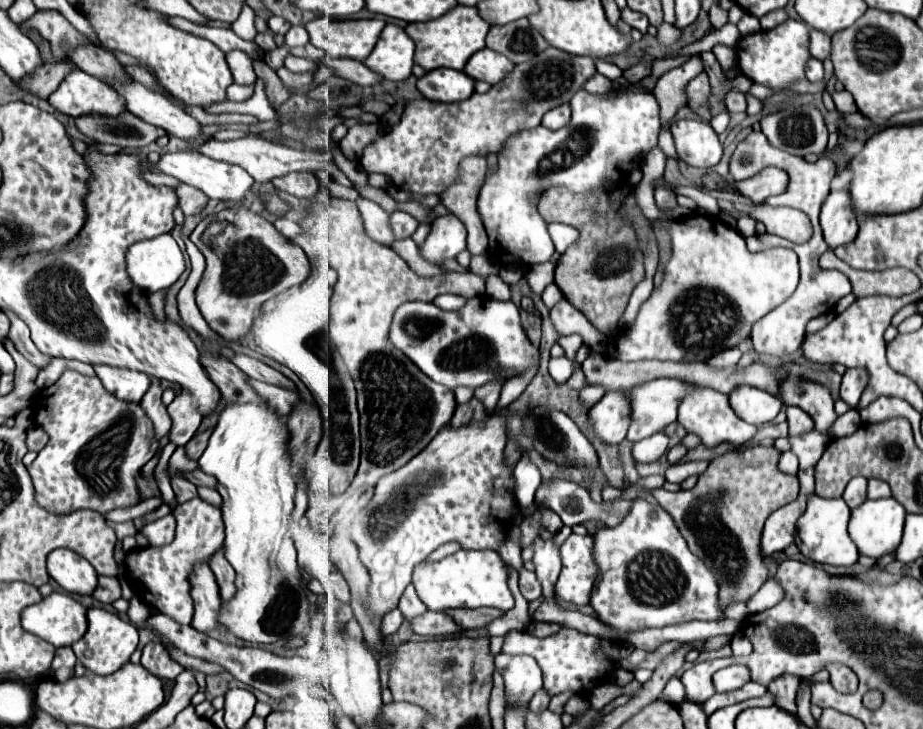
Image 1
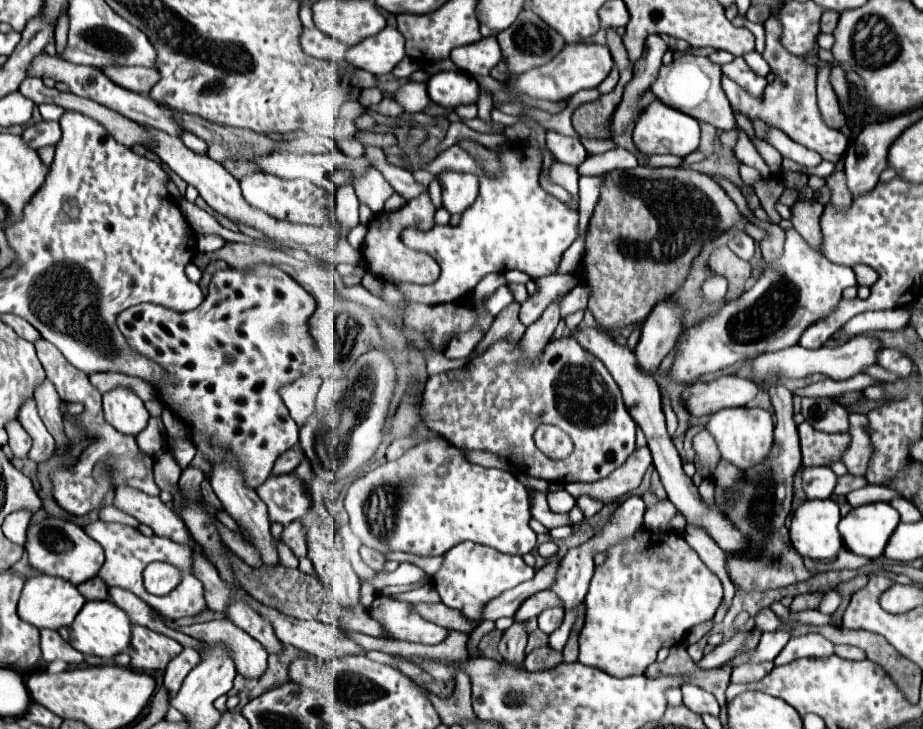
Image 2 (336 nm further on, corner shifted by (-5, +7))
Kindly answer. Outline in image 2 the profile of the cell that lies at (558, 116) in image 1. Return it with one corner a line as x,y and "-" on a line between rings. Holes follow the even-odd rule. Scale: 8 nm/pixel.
552,129
546,135
546,145
560,163
580,165
588,157
588,153
578,137
568,137
568,135
562,135

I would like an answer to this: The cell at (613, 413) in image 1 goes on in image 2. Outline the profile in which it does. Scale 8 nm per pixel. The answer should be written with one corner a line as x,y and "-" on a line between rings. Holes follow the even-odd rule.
666,299
664,303
658,303
652,309
652,313
642,325
642,335
634,349
638,367
644,373
648,375
656,373
662,359
674,347
680,335
680,327
682,327
682,309
670,299

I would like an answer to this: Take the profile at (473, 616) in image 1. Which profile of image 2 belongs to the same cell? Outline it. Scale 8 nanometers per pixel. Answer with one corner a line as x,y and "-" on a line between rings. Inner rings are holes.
538,591
534,595
530,595
528,599
524,599
524,603
518,607
514,619
516,621
528,621
532,617
538,617
544,609
560,605
560,599
556,599
556,595
552,595
550,591

